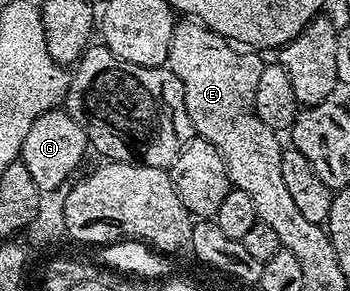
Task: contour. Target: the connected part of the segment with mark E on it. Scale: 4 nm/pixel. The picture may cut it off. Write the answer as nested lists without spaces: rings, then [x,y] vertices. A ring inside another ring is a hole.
[[[181,18],[173,25],[167,66],[183,86],[184,115],[193,123],[197,131],[194,133],[219,150],[227,166],[230,185],[251,194],[258,221],[279,234],[282,249],[291,254],[295,254],[295,250],[331,250],[333,242],[328,231],[320,224],[307,222],[307,218],[299,214],[283,183],[283,144],[277,141],[280,140],[278,133],[269,129],[255,110],[255,90],[263,67],[263,60],[257,56],[260,55],[256,51],[242,50],[204,24]]]

